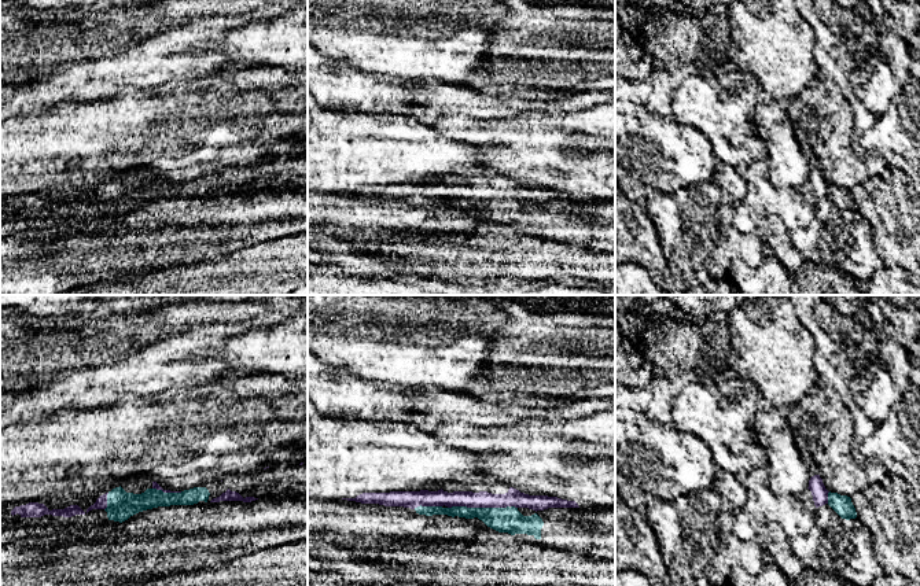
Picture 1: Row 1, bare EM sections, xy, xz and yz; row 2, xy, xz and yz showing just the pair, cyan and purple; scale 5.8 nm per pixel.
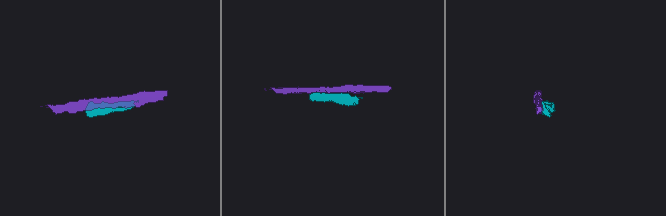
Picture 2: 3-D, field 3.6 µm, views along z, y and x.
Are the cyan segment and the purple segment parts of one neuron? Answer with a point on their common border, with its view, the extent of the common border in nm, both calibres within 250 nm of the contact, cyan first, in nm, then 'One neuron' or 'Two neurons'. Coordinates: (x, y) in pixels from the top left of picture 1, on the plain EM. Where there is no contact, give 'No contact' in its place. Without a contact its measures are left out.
Touches cyan at xz (478, 201). Shared border 360 nm. Thickness 150 nm (cyan) against 100 nm. One neuron

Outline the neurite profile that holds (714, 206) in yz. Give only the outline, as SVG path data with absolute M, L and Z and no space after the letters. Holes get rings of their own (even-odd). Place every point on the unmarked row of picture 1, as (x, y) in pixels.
M713 178L671 194L655 192L645 202L663 257L673 276L691 283L695 277L728 279L735 259L758 266L765 259L762 240L733 228L735 202Z

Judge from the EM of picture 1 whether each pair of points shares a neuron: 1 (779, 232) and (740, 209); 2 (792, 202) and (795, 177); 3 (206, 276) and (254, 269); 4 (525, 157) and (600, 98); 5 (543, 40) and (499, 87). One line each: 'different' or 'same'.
1: different
2: different
3: same
4: same
5: same

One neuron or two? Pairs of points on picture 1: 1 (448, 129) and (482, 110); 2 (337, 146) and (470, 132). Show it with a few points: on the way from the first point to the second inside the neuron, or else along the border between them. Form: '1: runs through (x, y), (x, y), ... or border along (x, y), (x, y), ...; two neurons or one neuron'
1: border along (441, 110), (478, 118), (497, 117); two neurons
2: border along (431, 126), (442, 136), (470, 144); two neurons

